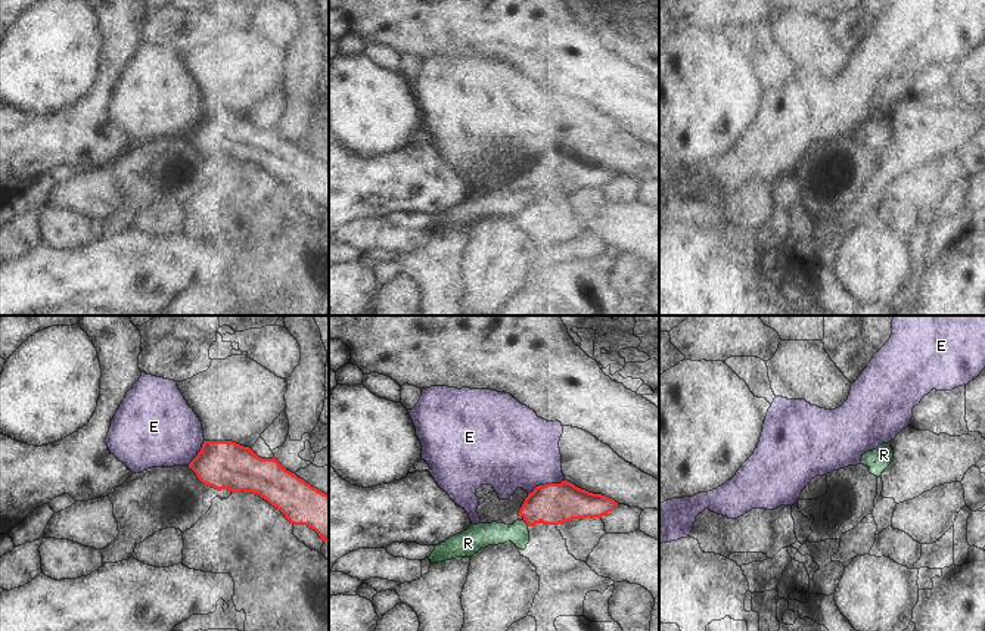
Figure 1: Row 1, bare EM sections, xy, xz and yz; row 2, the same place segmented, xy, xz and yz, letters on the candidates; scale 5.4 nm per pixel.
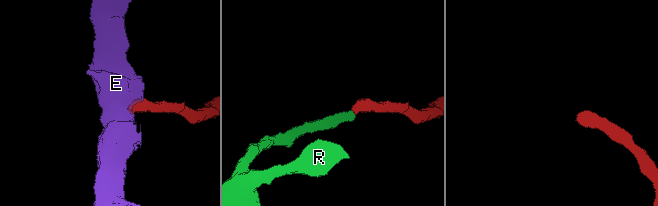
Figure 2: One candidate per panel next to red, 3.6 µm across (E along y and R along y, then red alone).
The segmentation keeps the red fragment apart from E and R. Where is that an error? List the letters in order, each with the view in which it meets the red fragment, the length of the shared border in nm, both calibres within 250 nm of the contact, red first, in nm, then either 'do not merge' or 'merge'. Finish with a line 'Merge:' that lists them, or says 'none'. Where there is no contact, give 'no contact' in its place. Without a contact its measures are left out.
E: xz | 220 nm | 220/420 nm | do not merge
R: xz | 50 nm | 220/130 nm | merge
Merge: R

